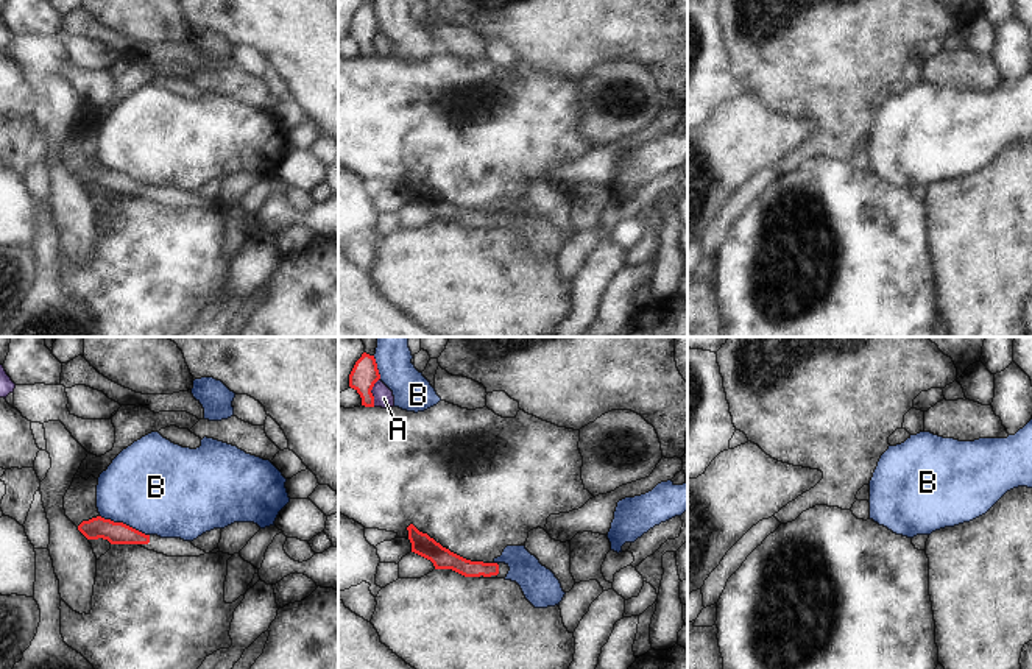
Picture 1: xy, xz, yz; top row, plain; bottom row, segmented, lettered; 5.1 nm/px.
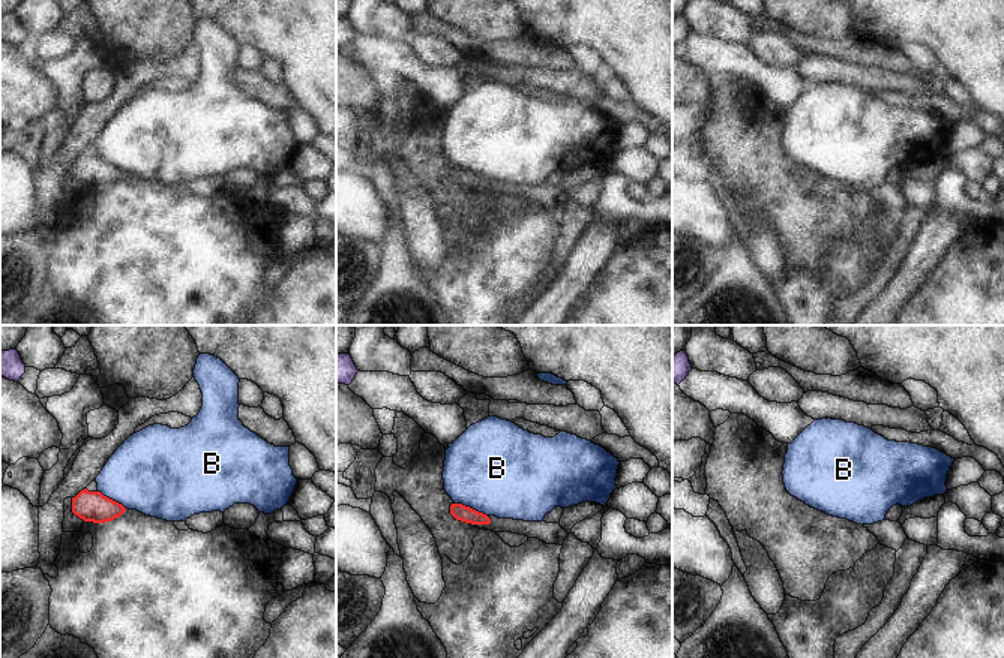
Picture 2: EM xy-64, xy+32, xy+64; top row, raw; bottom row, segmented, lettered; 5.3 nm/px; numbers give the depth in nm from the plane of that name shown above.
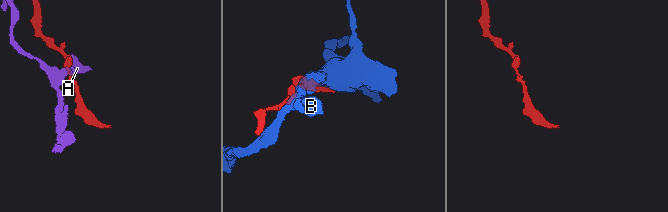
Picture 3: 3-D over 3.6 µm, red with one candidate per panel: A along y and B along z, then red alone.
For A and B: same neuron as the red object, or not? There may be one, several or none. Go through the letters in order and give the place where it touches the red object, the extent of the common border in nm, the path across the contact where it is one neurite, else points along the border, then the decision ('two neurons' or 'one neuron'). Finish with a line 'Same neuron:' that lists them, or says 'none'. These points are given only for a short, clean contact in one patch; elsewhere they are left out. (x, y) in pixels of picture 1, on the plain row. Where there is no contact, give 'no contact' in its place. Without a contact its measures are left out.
A: xz (370, 42) | 160 nm | two neurons
B: xy (125, 175) | 280 nm | two neurons
Same neuron: none

